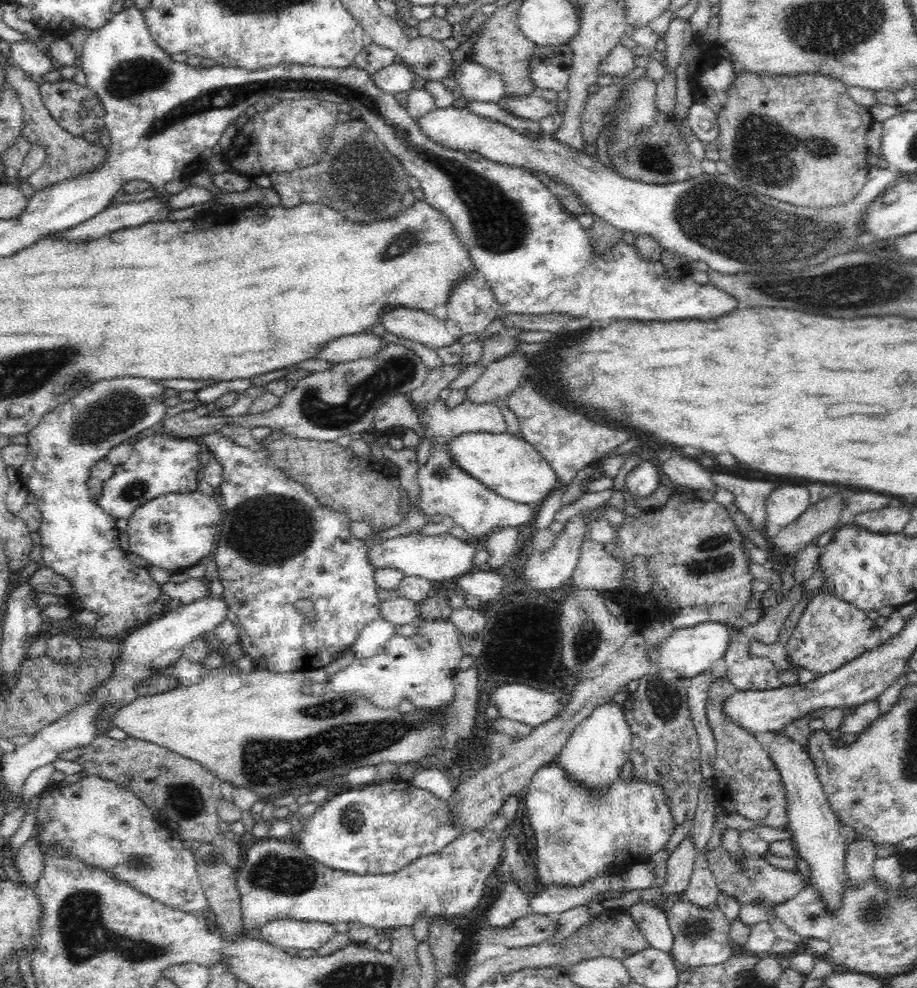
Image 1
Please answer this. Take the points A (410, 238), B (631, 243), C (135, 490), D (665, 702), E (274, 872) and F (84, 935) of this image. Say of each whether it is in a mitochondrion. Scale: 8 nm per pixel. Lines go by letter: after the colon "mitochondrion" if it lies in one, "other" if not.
A: mitochondrion
B: other
C: mitochondrion
D: mitochondrion
E: mitochondrion
F: mitochondrion

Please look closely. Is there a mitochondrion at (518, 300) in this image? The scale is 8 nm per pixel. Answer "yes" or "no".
no

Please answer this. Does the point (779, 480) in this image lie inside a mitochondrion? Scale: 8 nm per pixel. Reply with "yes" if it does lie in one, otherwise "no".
no

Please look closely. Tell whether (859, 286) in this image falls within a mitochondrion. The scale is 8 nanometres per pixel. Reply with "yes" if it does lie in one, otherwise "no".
yes

